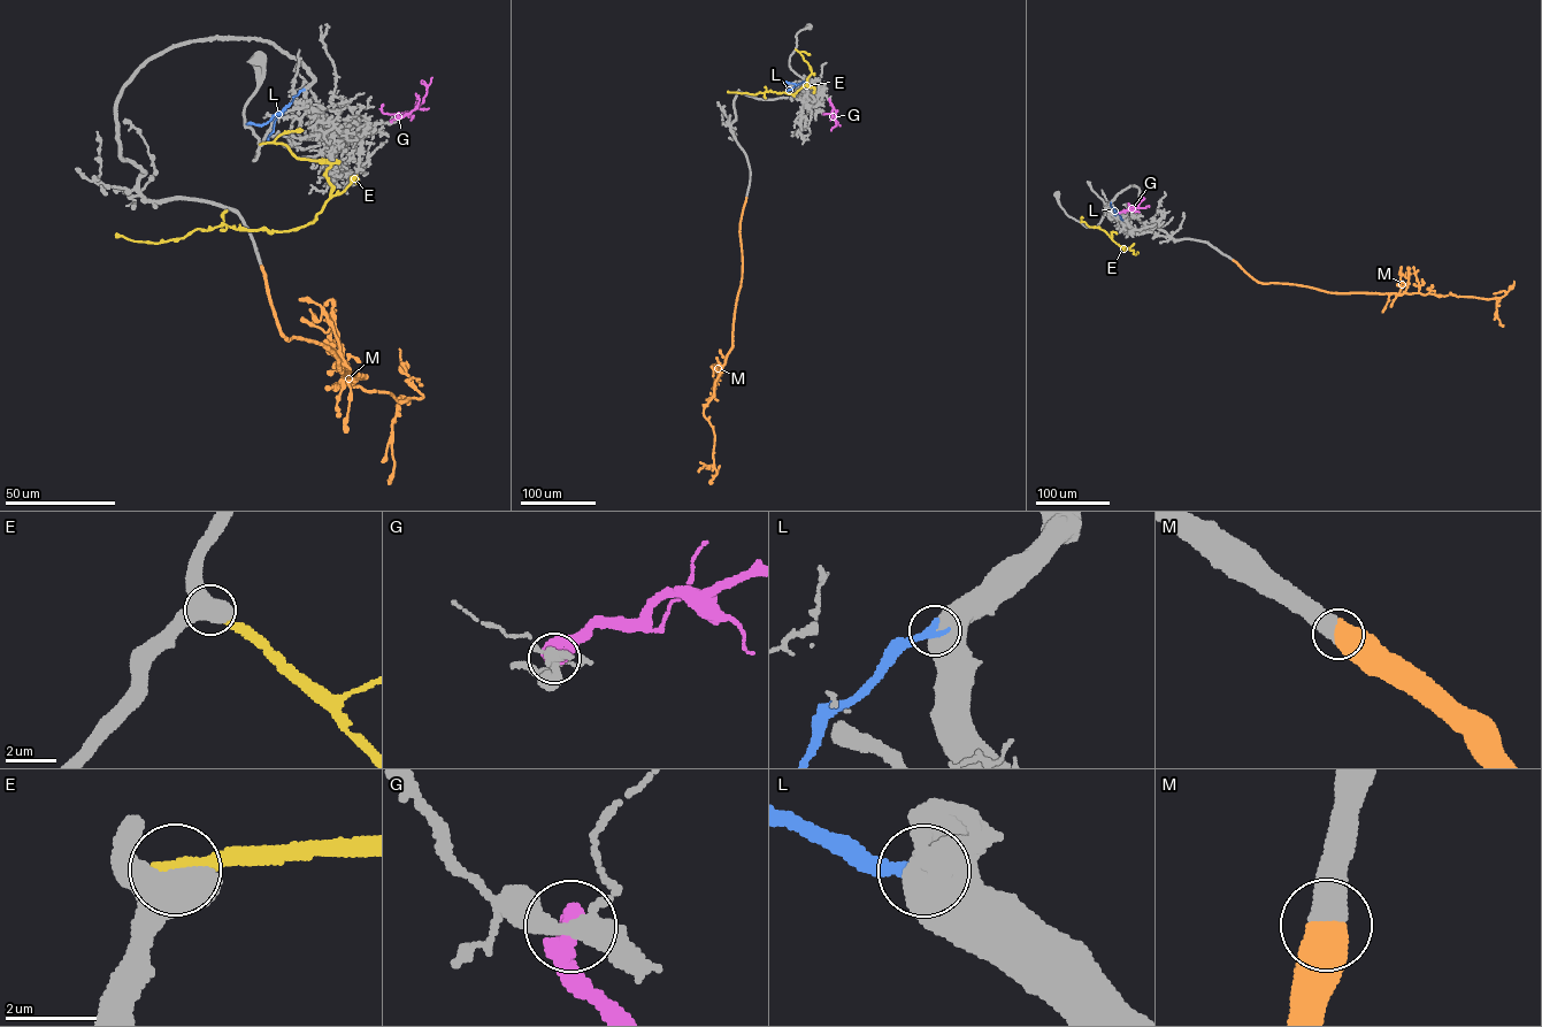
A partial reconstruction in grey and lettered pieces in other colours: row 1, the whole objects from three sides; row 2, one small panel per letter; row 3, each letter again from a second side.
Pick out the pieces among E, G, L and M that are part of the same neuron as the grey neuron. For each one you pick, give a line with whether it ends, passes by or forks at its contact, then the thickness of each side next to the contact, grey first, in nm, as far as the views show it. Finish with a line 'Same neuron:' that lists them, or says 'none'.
M: it ends there; 600 nm thick on the grey side, 700 nm on the other
Same neuron: M

